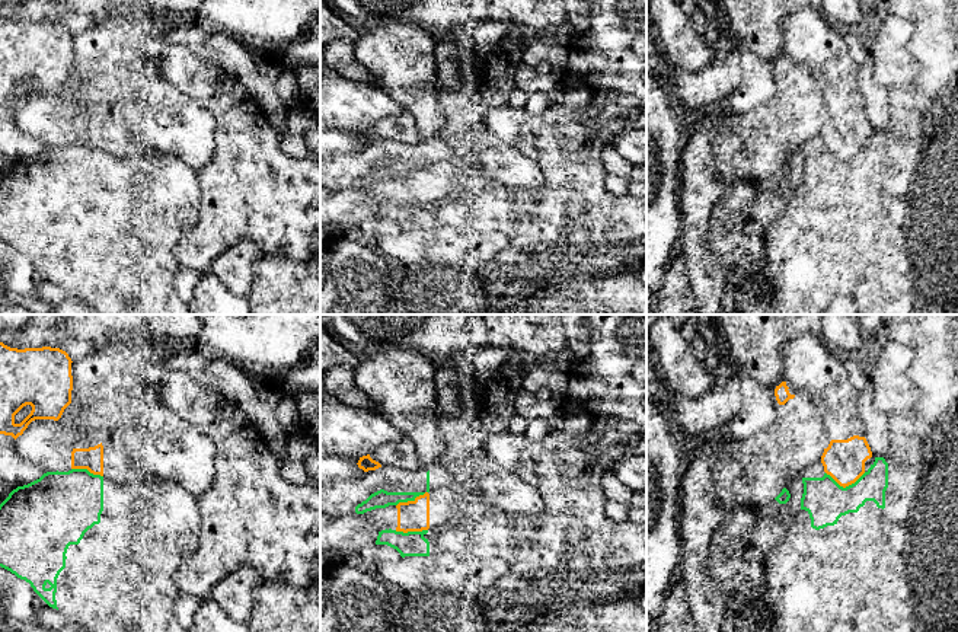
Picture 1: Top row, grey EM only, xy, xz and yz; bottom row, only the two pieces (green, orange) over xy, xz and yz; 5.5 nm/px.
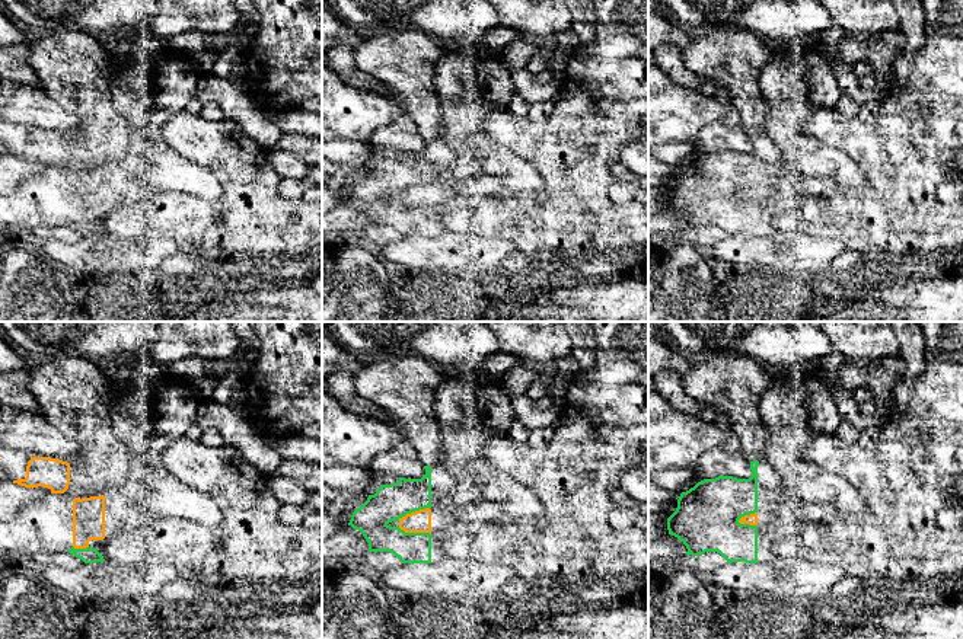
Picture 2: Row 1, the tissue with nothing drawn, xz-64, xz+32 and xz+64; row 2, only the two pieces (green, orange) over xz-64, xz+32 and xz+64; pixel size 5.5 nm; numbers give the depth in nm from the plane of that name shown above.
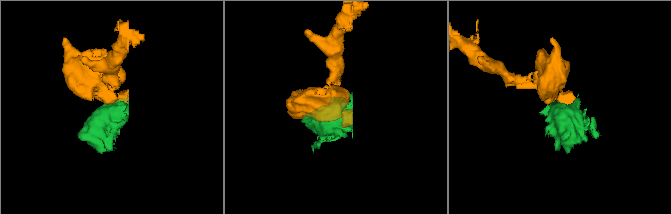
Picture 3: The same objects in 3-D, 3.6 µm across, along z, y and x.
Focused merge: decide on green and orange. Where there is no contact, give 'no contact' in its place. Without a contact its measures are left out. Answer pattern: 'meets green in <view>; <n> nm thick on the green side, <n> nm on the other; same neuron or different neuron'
meets green in yz; 240 nm thick on the green side, 220 nm on the other; different neuron

